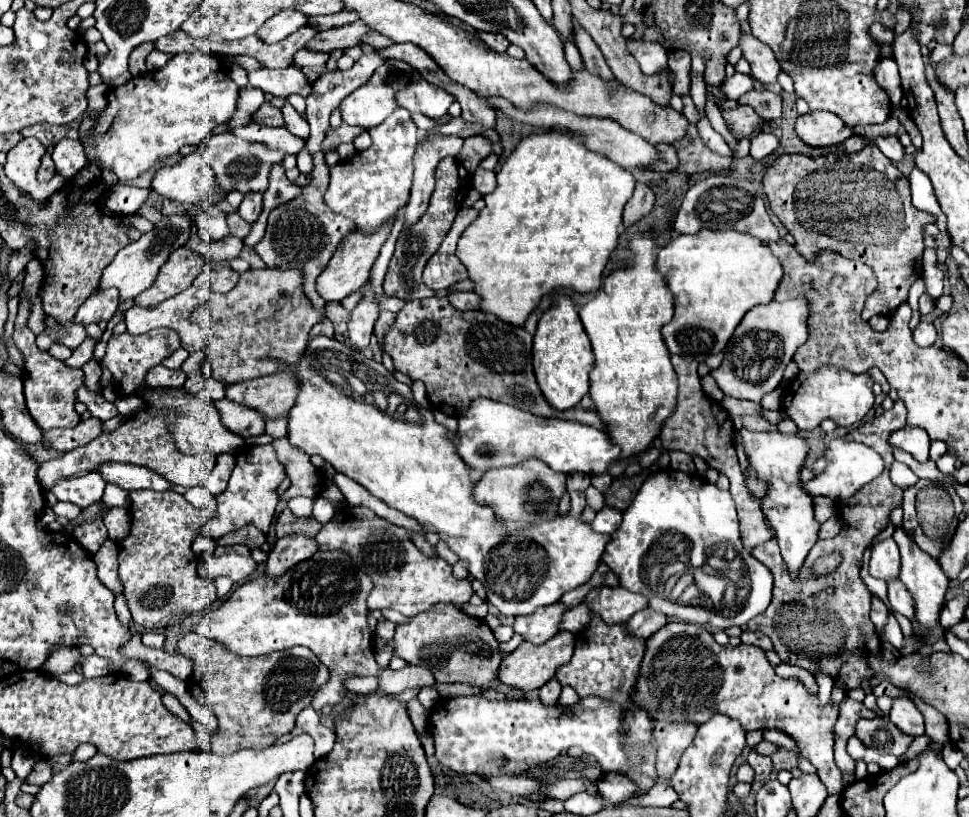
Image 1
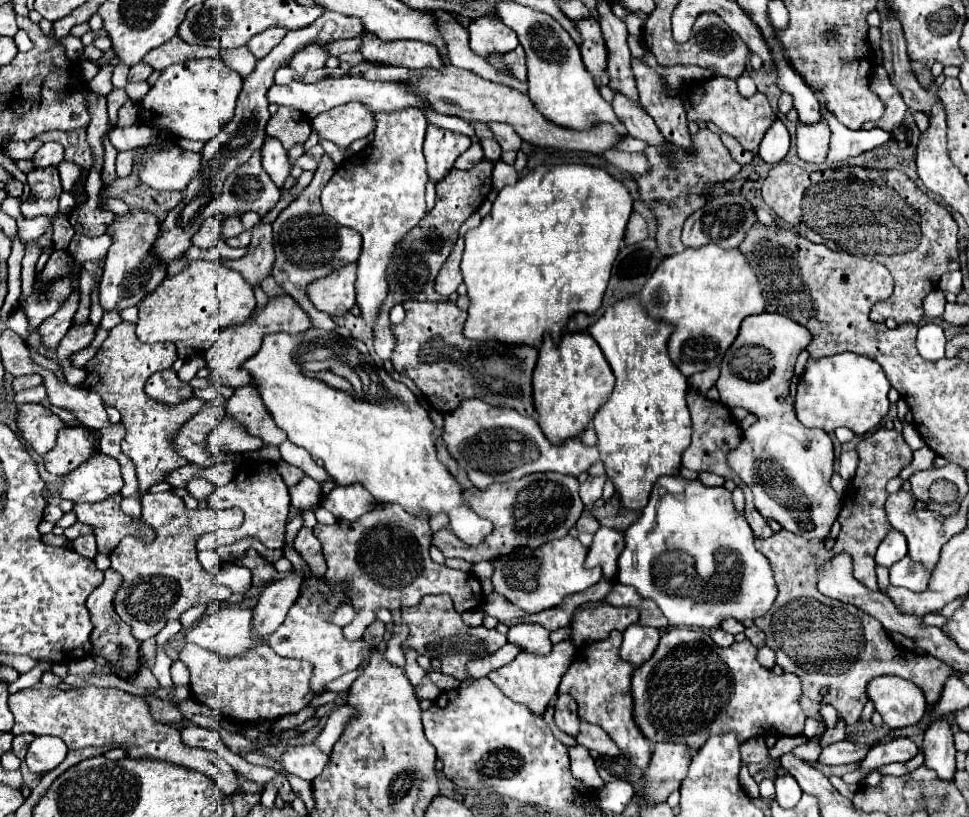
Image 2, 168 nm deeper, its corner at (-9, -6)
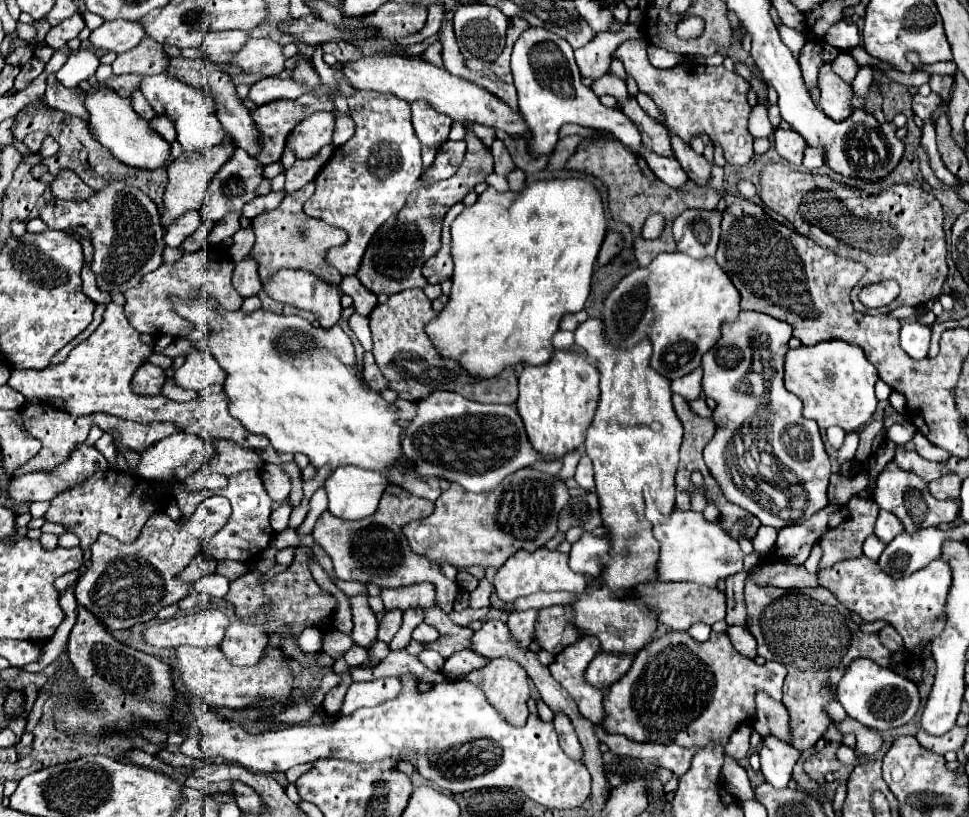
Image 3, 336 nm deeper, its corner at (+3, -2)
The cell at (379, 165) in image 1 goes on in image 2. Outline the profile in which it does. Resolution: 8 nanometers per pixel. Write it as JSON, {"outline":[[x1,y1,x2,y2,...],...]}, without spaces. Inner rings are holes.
{"outline":[[408,107,404,111,392,111,392,113,376,113,376,131,374,141,362,149,360,153,352,155,350,159,342,161,342,165,336,169,334,177,328,181,328,185,322,191,322,207,328,215,332,215,340,225,356,229,364,243,362,253,358,257,358,279,356,279,356,303,360,307,360,317,368,327,376,327,380,317,380,307,388,295,388,281,386,281,386,267,388,259,392,259,392,251,396,251,396,243,404,239,404,235,426,215,426,203,424,203,424,191,428,183,426,175,426,163,422,155,422,143,426,133,426,117,420,109]]}

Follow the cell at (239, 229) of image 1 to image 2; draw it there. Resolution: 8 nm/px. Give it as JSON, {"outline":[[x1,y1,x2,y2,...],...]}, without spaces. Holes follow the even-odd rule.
{"outline":[[226,217,226,219,222,221,222,229,224,229,224,237,226,237,226,239,228,239,228,237,236,237,236,235,240,235,242,231,246,231,244,225,242,225,242,221,240,221,240,217]]}

